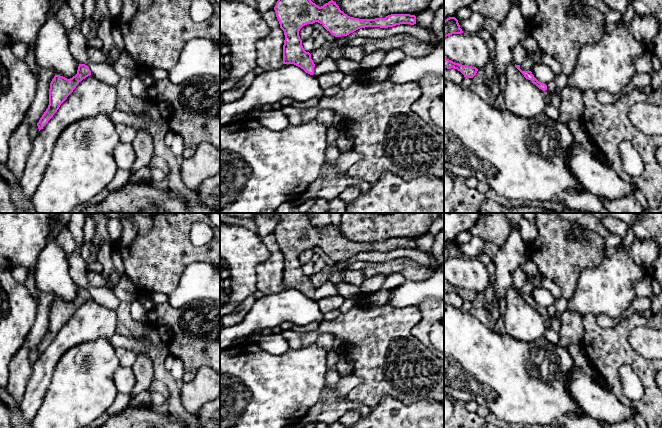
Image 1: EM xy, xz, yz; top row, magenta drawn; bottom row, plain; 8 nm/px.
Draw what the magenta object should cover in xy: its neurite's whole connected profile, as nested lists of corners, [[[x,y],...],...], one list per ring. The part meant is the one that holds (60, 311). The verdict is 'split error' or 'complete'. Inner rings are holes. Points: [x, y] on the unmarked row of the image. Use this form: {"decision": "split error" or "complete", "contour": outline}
{"decision": "complete", "contour": [[[79,288],[77,298],[70,303],[60,299],[55,299],[50,307],[49,329],[39,346],[37,347],[39,355],[48,347],[48,345],[57,336],[60,329],[73,316],[76,310],[86,301],[91,299],[89,291],[85,288]]]}

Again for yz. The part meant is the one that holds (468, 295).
{"decision": "complete", "contour": [[[444,280],[444,292],[457,293],[464,299],[464,301],[468,301],[468,302],[473,302],[478,295],[478,293],[476,291],[466,290],[466,289],[462,289],[459,287],[455,287],[455,286],[447,283],[445,280]]]}

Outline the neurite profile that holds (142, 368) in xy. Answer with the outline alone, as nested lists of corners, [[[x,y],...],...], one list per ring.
[[[139,355],[131,368],[135,376],[135,385],[130,396],[134,398],[139,393],[148,390],[154,380],[153,363],[148,356]]]

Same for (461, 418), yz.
[[[451,400],[453,413],[449,420],[444,423],[444,428],[483,428],[486,424],[485,418],[476,412],[466,409],[465,403],[458,400]]]

